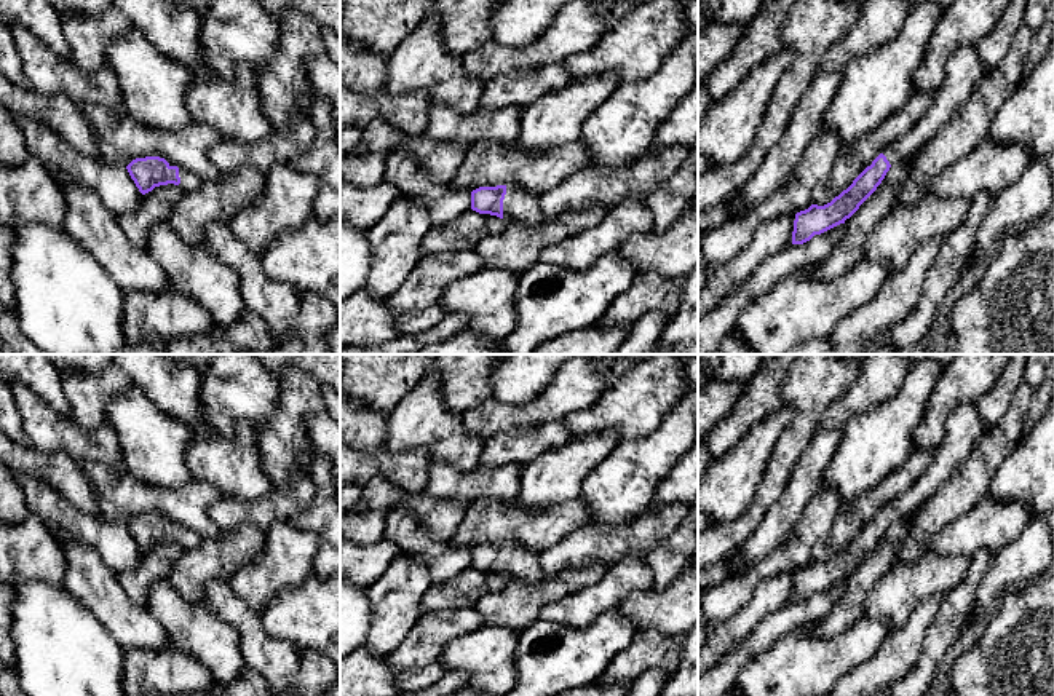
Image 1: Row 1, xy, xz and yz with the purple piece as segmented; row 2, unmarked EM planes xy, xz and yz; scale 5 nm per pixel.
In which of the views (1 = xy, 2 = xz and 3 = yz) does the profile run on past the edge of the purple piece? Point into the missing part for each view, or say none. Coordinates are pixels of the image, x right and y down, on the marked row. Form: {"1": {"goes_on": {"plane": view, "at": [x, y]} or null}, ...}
{"1": {"goes_on": {"plane": "xy", "at": [189, 182]}}, "2": {"goes_on": {"plane": "xz", "at": [523, 206]}}, "3": {"goes_on": {"plane": "yz", "at": [965, 71]}}}

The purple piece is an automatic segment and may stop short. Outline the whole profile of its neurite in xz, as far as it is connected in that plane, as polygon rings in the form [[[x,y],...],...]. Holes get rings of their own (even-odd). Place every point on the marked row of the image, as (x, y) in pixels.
[[[516,185],[479,187],[473,190],[471,209],[524,225],[543,220],[538,196]]]

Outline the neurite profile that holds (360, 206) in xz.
[[[340,180],[340,220],[367,230],[383,219],[398,196],[398,190],[385,180],[374,187],[355,187]]]

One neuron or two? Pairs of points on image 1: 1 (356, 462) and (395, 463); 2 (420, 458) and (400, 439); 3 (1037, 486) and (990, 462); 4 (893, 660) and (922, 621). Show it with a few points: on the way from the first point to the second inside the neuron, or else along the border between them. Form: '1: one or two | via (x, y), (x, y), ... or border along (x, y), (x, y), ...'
1: one | via (366, 463), (385, 463)
2: two | border along (384, 446), (390, 450), (427, 450), (433, 460)
3: two | border along (1019, 442), (992, 478), (986, 495)
4: one | via (899, 650), (912, 631)

